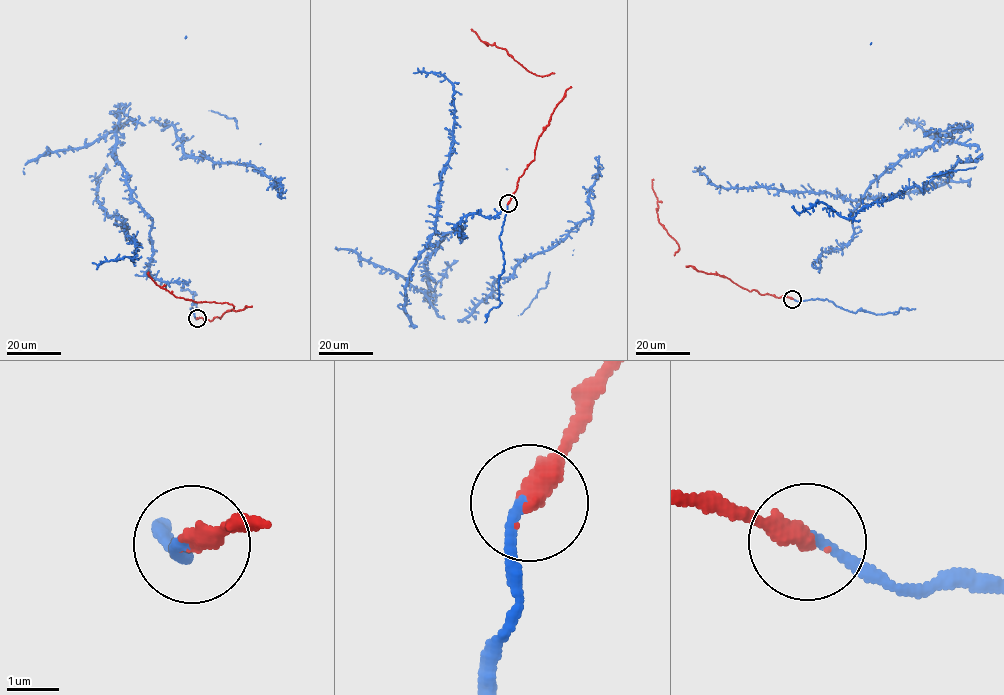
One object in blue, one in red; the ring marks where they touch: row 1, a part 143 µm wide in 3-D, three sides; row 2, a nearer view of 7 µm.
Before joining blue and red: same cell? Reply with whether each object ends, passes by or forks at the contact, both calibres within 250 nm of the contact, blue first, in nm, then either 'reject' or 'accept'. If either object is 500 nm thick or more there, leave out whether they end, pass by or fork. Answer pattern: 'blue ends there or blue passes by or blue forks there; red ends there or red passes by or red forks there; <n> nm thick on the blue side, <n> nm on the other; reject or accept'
blue ends there; red ends there; 200 nm thick on the blue side, 400 nm on the other; accept

